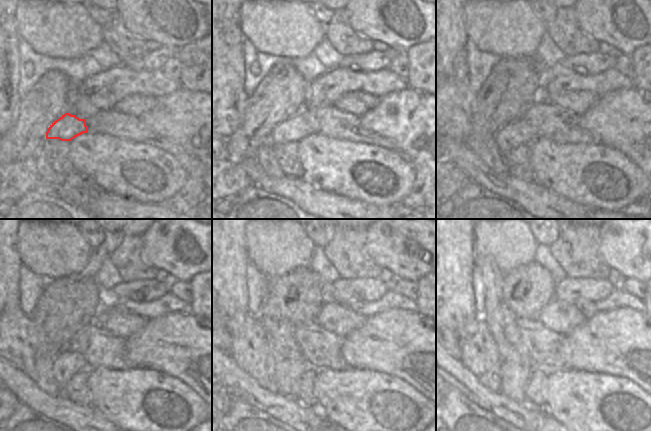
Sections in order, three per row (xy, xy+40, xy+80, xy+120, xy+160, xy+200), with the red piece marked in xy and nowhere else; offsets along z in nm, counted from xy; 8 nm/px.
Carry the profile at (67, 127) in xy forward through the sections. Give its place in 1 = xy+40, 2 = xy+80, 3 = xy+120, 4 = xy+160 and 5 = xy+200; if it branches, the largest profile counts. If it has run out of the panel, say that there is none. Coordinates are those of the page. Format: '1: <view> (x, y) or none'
1: xy+40 (296, 128)
2: xy+80 (520, 132)
3: xy+120 (66, 364)
4: xy+160 (288, 372)
5: xy+200 (514, 377)

